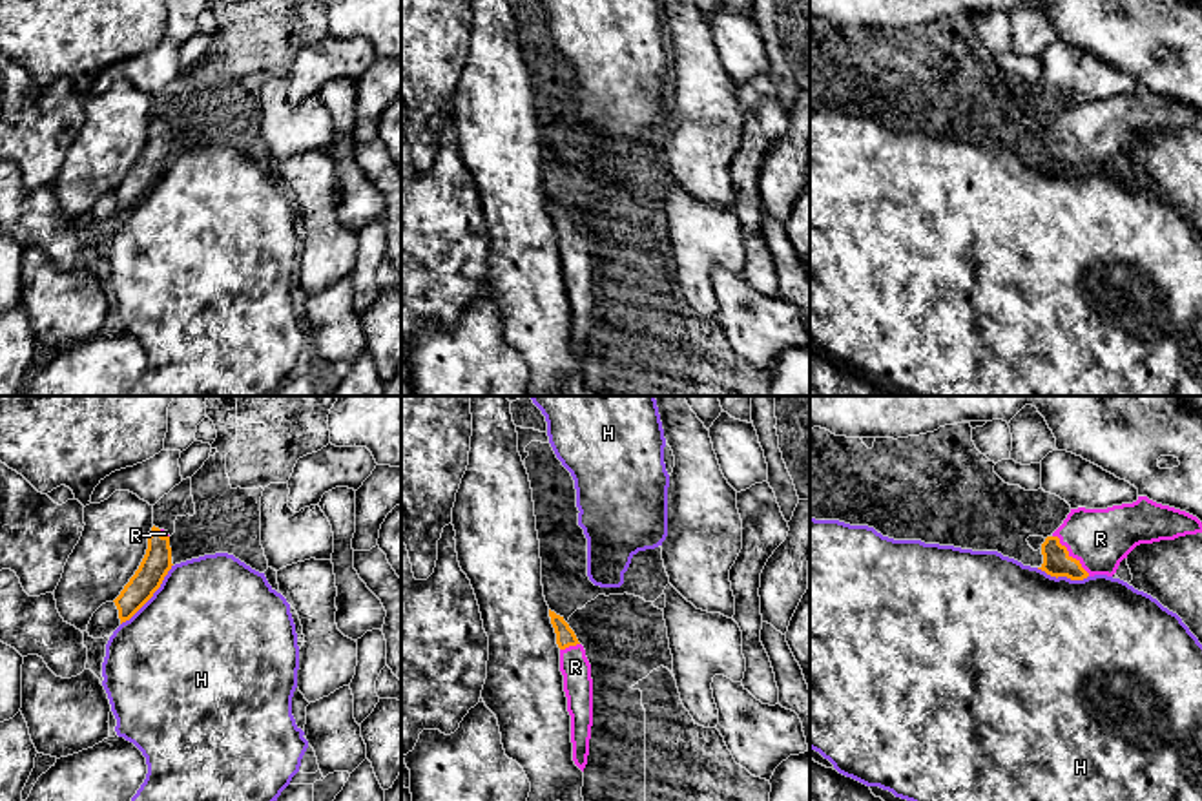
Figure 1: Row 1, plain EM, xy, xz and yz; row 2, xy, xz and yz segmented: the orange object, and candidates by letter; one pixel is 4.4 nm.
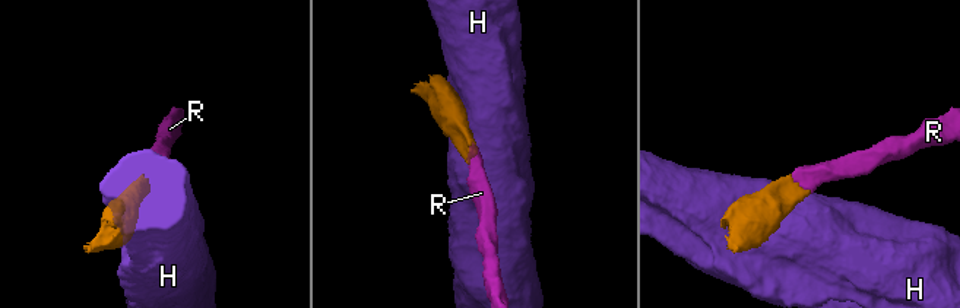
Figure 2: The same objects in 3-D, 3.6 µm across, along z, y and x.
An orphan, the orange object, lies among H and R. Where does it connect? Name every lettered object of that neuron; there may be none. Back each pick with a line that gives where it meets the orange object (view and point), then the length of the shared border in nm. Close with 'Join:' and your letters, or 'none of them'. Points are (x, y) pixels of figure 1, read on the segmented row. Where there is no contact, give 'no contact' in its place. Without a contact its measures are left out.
R: meets orange in yz at (1071, 557); contact 240 nm long
Join: R

